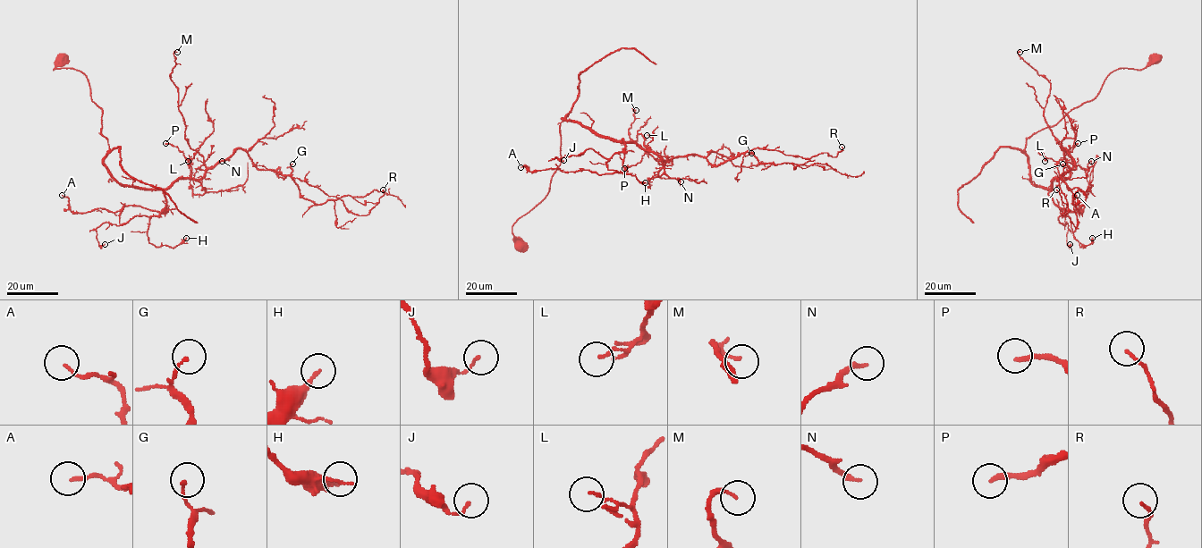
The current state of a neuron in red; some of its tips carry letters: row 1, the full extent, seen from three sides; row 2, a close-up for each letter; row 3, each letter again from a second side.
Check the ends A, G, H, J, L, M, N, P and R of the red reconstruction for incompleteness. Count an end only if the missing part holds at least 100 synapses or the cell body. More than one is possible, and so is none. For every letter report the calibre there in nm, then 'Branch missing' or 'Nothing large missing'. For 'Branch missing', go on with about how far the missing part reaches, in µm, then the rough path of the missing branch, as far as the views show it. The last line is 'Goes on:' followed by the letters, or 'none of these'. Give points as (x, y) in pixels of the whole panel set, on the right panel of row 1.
A: Thickness 120 nm. Nothing large missing
G: Thickness 120 nm. Nothing large missing
H: Thickness 160 nm. Nothing large missing
J: Thickness 110 nm. Nothing large missing
L: Thickness 80 nm. Nothing large missing
M: Thickness 130 nm. Nothing large missing
N: Thickness 170 nm. Nothing large missing
P: Thickness 240 nm. Nothing large missing
R: Thickness 120 nm. Nothing large missing
Goes on: none of these

